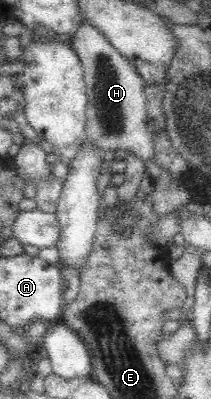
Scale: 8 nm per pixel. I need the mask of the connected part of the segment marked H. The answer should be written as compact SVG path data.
M83 19L78 31L72 36L71 44L83 66L83 79L87 92L85 138L89 141L89 145L102 152L118 151L118 149L131 151L136 157L142 159L144 164L147 161L154 161L154 144L152 144L154 140L150 138L152 125L147 116L145 85L134 63L127 61L106 35L102 35L98 29Z

